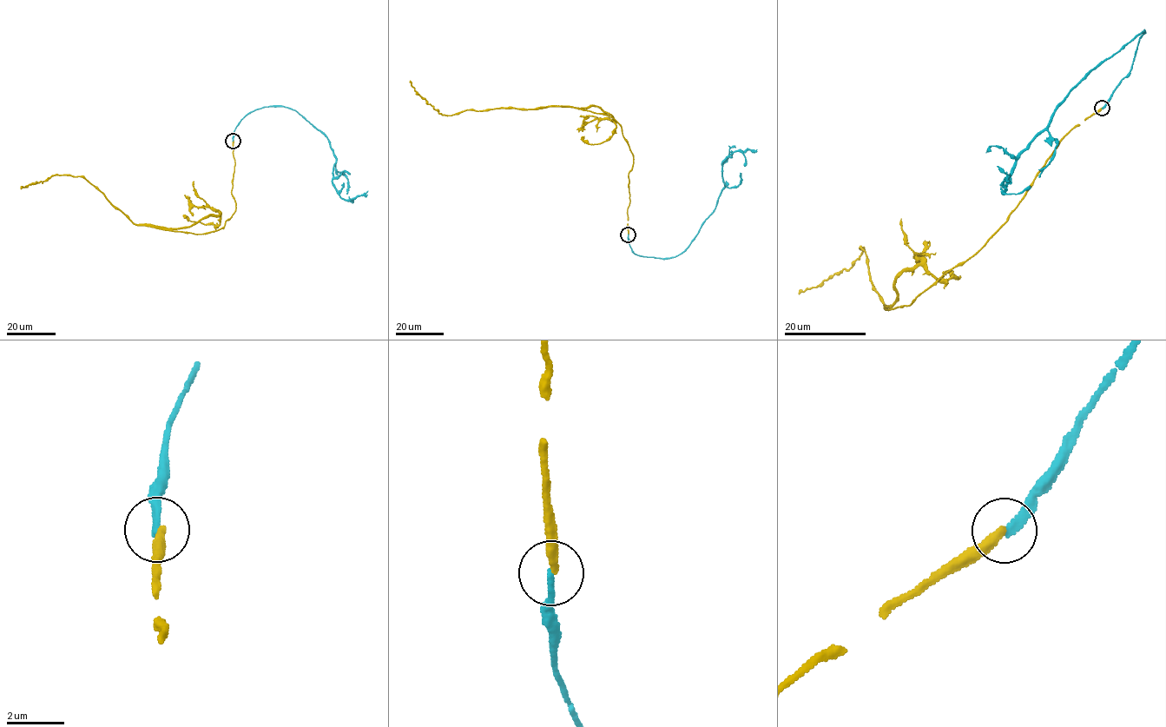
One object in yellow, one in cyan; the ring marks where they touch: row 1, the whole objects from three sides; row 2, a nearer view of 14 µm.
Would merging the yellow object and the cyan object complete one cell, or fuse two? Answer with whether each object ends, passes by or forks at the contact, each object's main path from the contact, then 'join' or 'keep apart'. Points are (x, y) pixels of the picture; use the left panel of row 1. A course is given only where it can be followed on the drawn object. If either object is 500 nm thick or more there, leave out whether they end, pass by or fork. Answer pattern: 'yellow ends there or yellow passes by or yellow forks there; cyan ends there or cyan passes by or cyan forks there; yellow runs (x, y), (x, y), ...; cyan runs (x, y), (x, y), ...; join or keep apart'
yellow ends there; cyan ends there; yellow runs (233, 141), (231, 192), (235, 210), (214, 231), (195, 234), (133, 223), (82, 177), (51, 175), (21, 186); cyan runs (233, 141), (247, 115), (290, 108), (327, 138), (339, 195), (352, 200), (367, 191); keep apart

